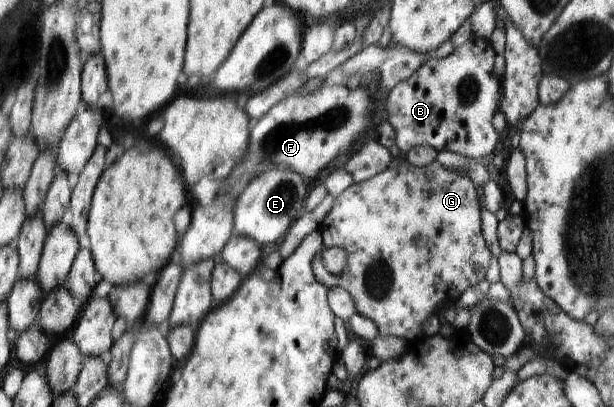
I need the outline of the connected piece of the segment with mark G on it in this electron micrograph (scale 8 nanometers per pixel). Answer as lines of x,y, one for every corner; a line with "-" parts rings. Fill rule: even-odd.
437,160
426,167
413,166
406,161
397,167
389,166
361,183
353,182
339,197
334,197
331,211
317,230
327,247
347,251
348,266
332,274
324,270
319,262
315,265
315,276
328,288
345,289
353,299
355,311
371,319
381,337
401,337
405,340
417,337
421,323
437,305
455,303
467,287
481,282
491,257
481,233
481,207
473,181
463,171
445,168
-
415,221
425,229
419,243
427,243
429,255
399,255
399,239
411,241
417,235

